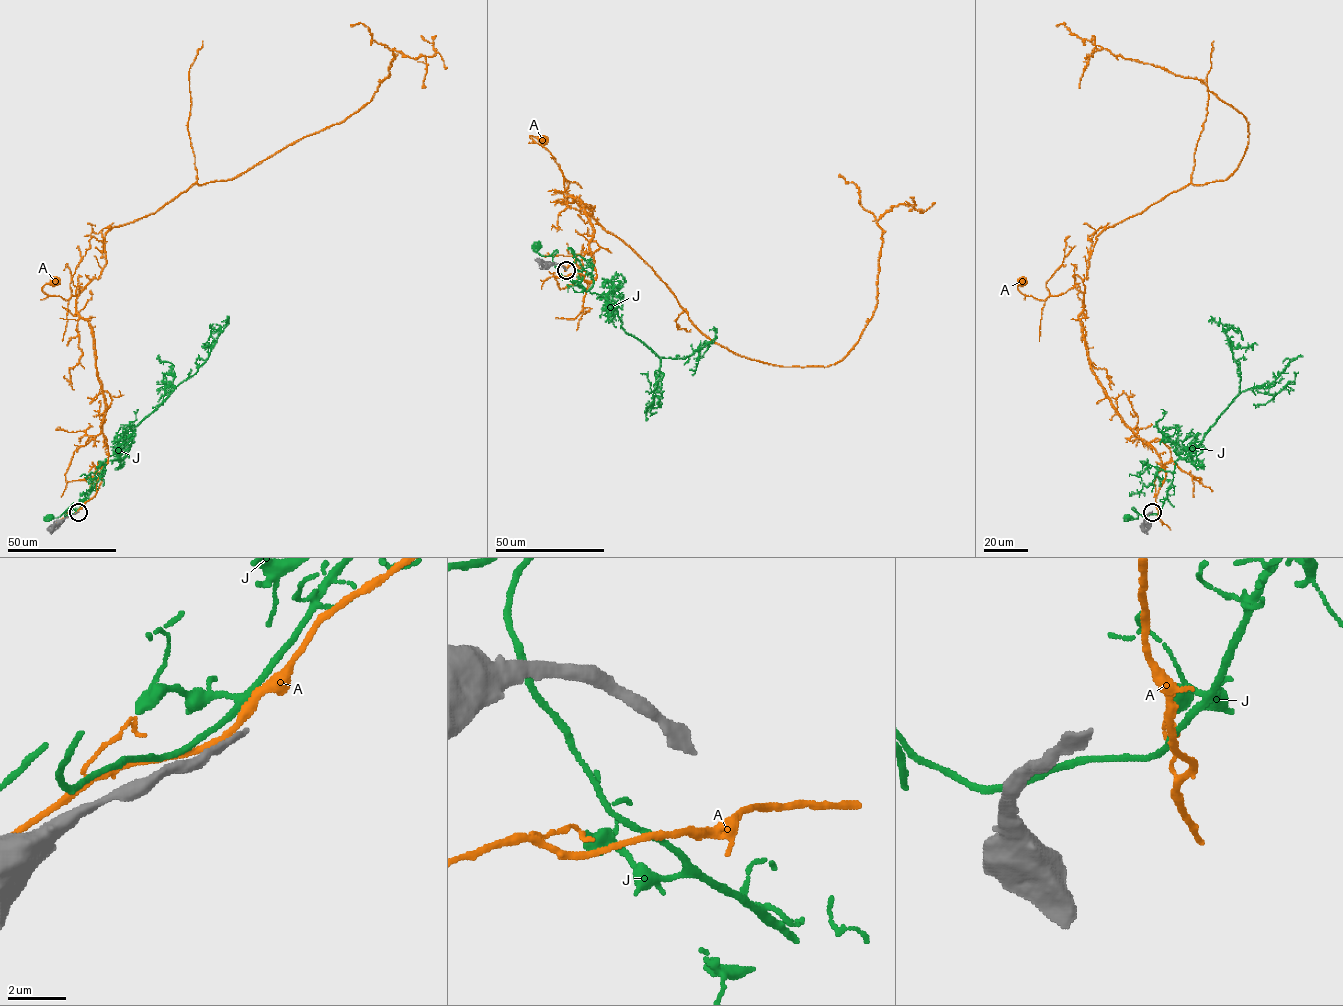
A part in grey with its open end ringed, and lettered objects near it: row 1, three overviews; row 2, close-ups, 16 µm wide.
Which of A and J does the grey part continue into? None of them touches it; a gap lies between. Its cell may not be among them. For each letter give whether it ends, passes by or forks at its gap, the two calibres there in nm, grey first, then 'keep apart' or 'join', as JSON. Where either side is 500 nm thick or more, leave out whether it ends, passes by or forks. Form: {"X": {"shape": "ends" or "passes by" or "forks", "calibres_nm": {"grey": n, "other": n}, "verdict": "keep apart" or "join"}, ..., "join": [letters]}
{"A": {"shape": "passes by", "calibres_nm": {"grey": 260, "other": 280}, "verdict": "keep apart"}, "J": {"shape": "passes by", "calibres_nm": {"grey": 260, "other": 200}, "verdict": "keep apart"}, "join": []}

